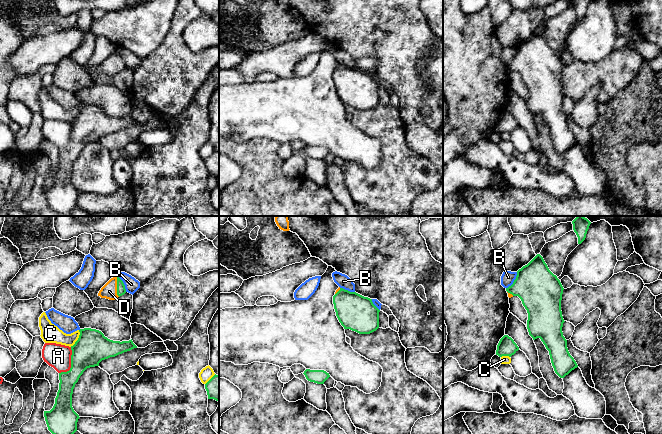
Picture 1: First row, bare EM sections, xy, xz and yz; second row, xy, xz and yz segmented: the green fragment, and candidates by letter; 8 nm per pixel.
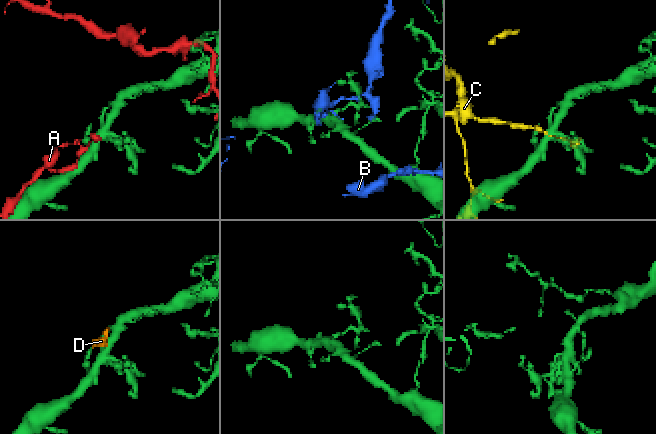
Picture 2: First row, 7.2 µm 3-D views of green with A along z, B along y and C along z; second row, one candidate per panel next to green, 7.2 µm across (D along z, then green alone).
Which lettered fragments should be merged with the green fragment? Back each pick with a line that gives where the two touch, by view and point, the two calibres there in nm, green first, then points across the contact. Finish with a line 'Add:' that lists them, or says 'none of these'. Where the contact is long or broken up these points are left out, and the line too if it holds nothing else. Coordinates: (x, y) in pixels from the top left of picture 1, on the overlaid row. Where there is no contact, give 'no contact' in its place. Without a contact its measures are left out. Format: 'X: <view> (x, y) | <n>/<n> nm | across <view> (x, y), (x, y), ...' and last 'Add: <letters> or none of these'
D: xy (117, 287) | 70/130 nm | across xy (121, 290), (117, 287), (109, 291)
Add: D

